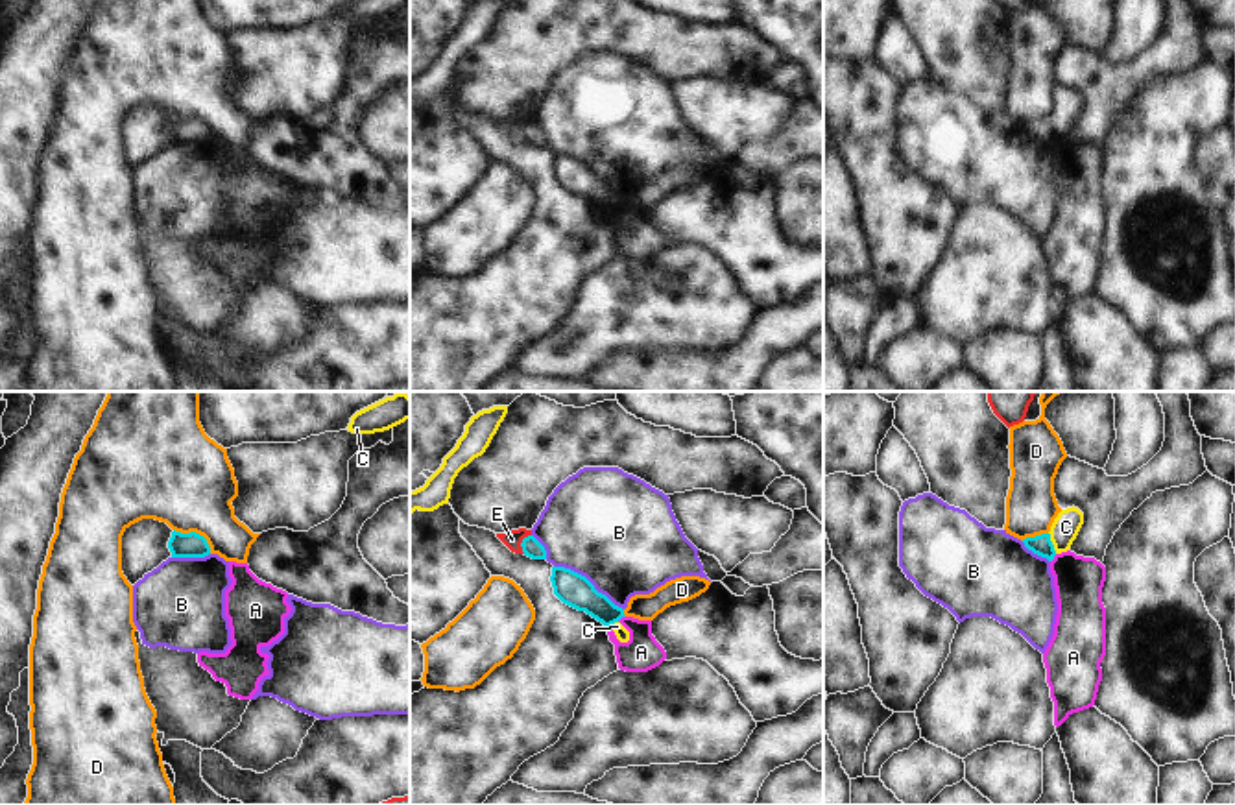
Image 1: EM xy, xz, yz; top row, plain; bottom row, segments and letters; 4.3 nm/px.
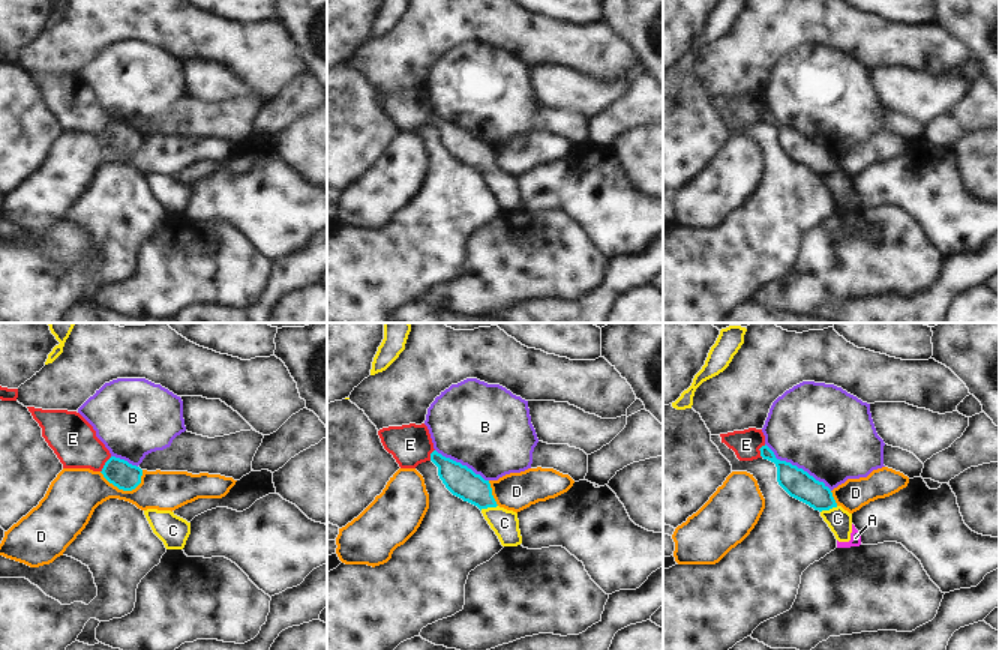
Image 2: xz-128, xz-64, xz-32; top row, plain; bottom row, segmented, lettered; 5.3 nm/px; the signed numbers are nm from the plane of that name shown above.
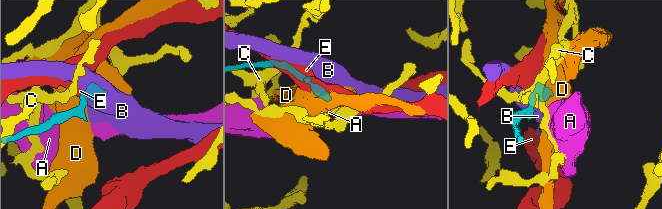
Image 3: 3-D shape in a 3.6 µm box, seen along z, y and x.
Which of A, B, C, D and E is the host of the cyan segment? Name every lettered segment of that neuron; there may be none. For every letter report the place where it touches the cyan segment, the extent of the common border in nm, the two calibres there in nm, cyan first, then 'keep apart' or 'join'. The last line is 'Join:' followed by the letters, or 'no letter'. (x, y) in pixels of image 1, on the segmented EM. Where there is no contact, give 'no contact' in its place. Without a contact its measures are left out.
A: contact xz (621, 617); length 50 nm; calibres 140 and 160 nm; keep apart
B: contact xz (589, 582); length 360 nm; calibres 140 and 480 nm; keep apart
C: contact yz (1051, 543); length 100 nm; calibres 90 and 120 nm; join
D: contact xy (194, 532); length 200 nm; calibres 110 and 420 nm; keep apart
E: contact xz (521, 543); length 90 nm; calibres 80 and 80 nm; keep apart
Join: C

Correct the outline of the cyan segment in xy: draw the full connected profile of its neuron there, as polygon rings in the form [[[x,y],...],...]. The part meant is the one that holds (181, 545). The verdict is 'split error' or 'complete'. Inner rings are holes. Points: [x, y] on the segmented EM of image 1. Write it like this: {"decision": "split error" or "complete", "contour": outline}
{"decision": "complete", "contour": [[[174,530],[168,548],[172,558],[205,558],[210,554],[207,539],[196,532],[181,534]]]}

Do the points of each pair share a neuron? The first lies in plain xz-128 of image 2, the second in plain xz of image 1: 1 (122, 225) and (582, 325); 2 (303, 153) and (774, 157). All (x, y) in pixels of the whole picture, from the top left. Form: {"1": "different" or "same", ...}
{"1": "different", "2": "different"}

